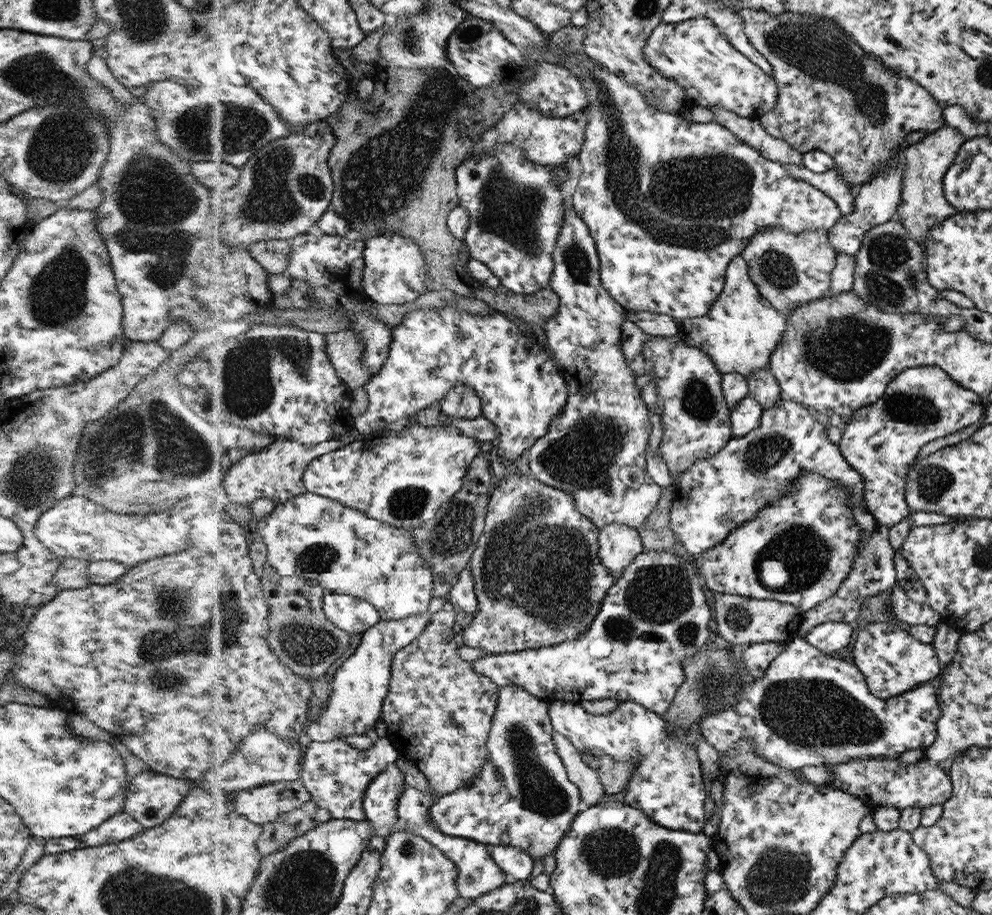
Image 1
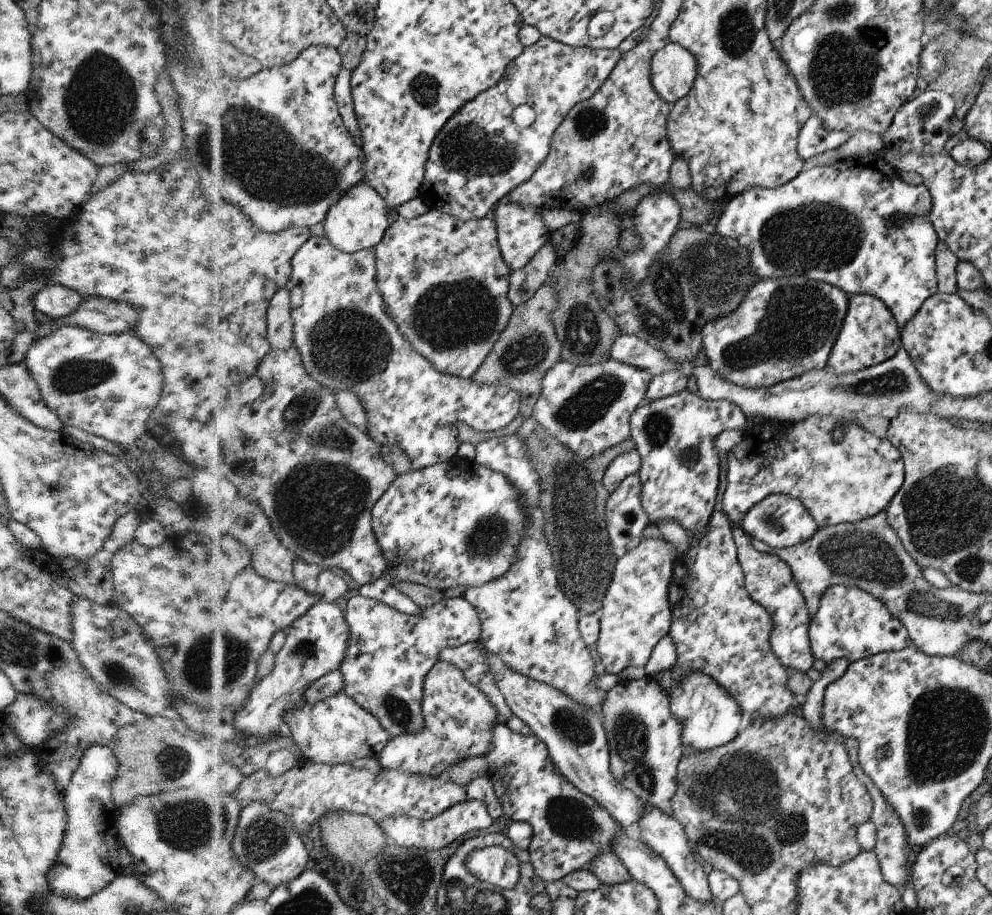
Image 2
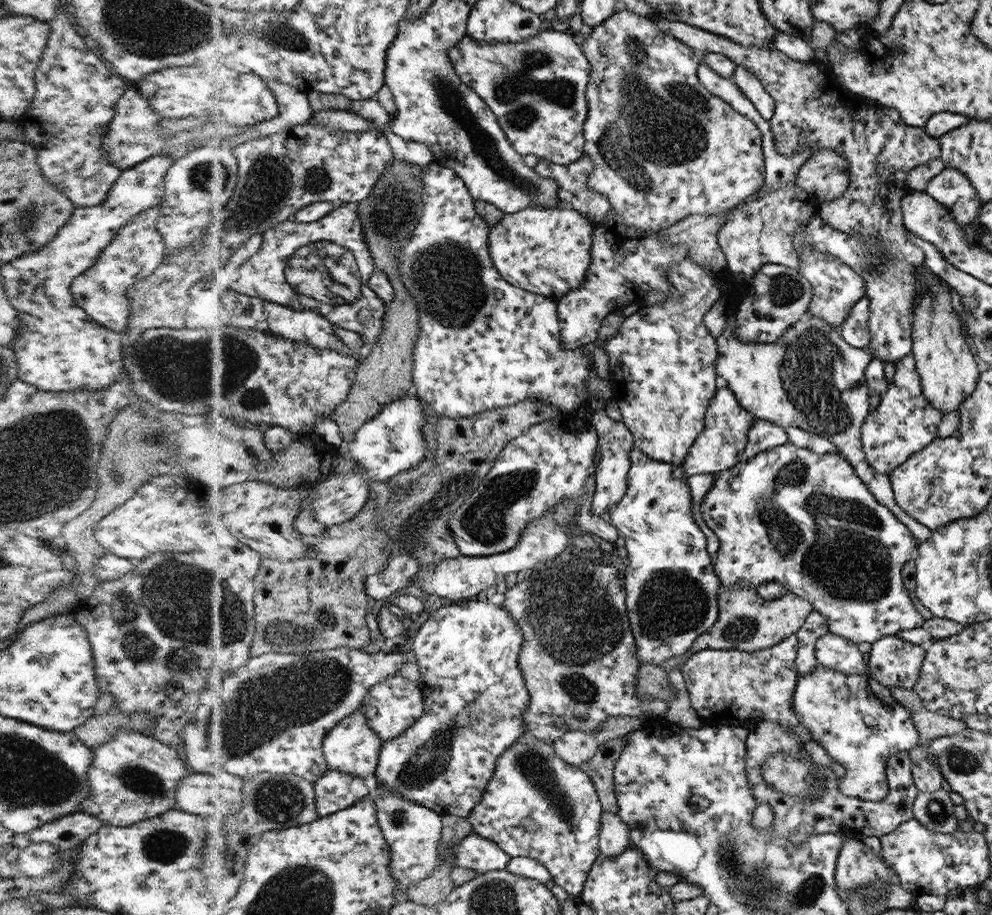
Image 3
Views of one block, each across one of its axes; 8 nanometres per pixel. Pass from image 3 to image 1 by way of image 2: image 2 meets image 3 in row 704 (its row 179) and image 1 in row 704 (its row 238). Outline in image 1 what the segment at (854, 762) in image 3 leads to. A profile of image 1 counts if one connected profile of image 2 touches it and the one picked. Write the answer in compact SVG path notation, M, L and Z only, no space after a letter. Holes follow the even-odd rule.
M794 636L773 661L763 676L744 686L730 706L710 712L698 722L699 734L718 754L728 752L738 740L750 738L754 752L781 768L795 770L802 766L834 765L851 759L895 758L901 753L924 753L937 736L940 708L933 682L887 700L871 694L865 676L854 664L831 657Z

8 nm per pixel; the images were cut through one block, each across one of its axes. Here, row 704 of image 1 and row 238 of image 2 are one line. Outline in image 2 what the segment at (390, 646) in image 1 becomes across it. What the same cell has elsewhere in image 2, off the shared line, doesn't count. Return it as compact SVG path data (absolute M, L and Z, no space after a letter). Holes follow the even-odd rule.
M366 181L355 185L346 196L331 208L324 222L325 236L343 252L356 253L376 247L386 236L390 224L390 210L386 200Z

